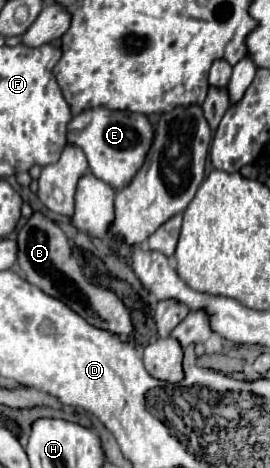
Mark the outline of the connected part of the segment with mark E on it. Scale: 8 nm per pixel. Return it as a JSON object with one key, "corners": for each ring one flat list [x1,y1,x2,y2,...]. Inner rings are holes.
{"corners":[[105,107,89,109,75,115,67,125,67,143,83,149,89,159,89,169,97,179,105,181,113,189,123,189,137,175,137,169,141,169,145,155,153,145,153,125,147,115,141,113,127,115]]}

